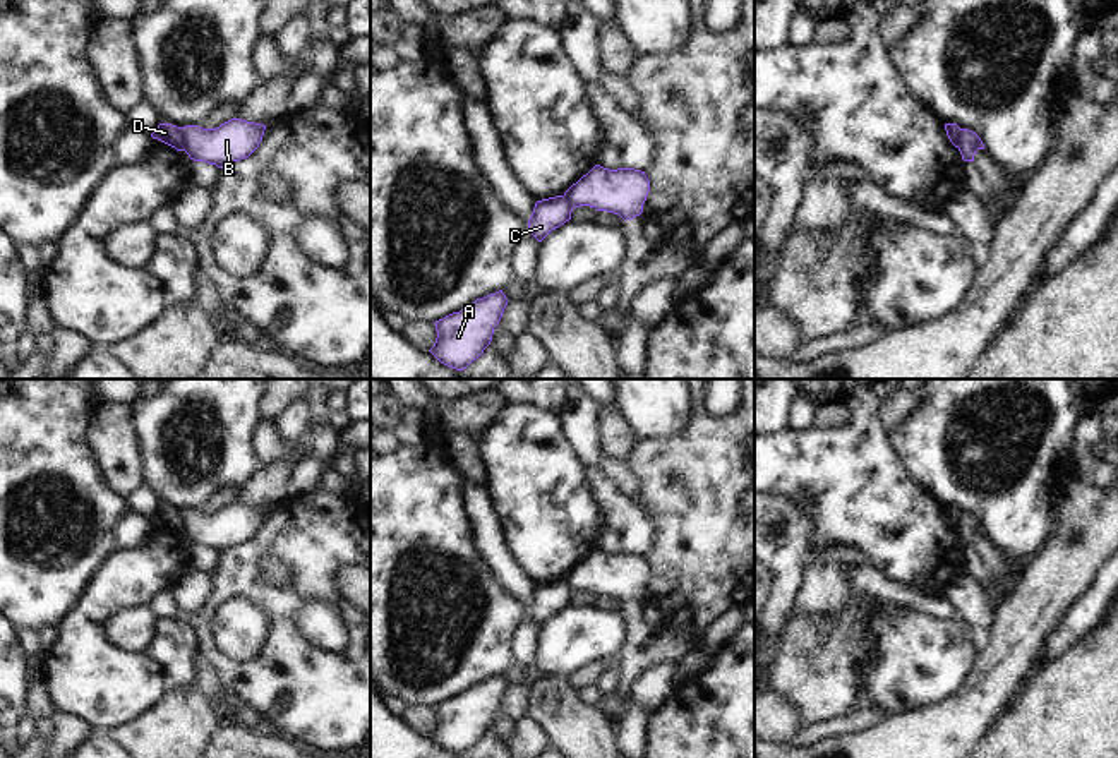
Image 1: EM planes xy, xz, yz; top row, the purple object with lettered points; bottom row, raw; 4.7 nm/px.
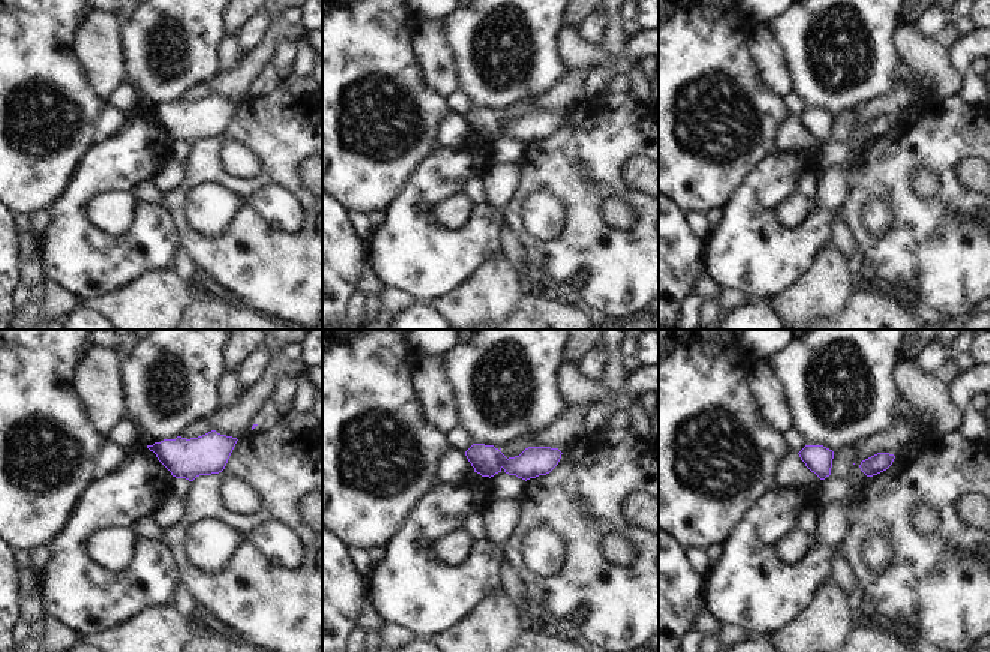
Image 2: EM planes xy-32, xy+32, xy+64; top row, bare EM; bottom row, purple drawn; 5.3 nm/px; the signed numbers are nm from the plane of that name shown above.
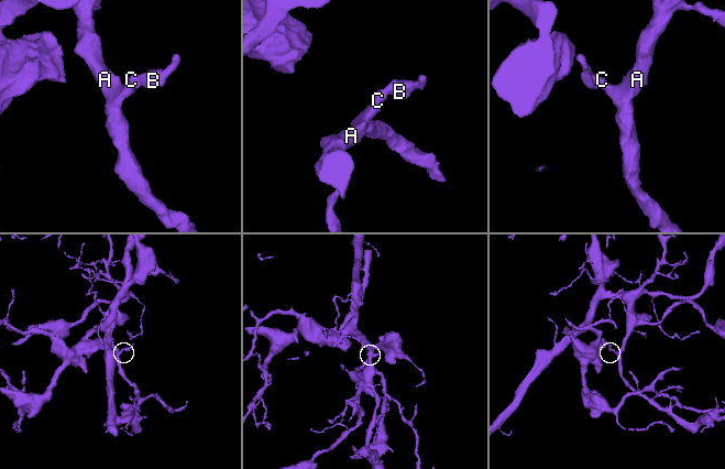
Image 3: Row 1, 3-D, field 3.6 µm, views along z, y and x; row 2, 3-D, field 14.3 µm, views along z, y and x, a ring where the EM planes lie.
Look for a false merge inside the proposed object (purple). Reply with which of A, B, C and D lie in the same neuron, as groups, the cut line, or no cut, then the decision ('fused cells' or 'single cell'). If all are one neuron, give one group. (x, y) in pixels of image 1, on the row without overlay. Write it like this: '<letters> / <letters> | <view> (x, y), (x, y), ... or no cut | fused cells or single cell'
A C D / B | xy (179, 511), (184, 522), (184, 534) | fused cells

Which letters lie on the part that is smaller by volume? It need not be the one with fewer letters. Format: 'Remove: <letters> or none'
Remove: B

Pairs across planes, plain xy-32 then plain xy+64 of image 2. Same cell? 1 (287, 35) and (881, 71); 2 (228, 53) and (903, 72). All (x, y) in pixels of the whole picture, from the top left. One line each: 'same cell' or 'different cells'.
1: different cells
2: different cells

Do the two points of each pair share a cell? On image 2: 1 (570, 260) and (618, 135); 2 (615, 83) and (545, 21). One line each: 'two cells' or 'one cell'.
1: one cell
2: two cells

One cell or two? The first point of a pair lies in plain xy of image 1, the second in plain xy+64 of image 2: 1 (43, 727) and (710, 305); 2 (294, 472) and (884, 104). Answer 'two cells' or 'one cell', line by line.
1: one cell
2: one cell

